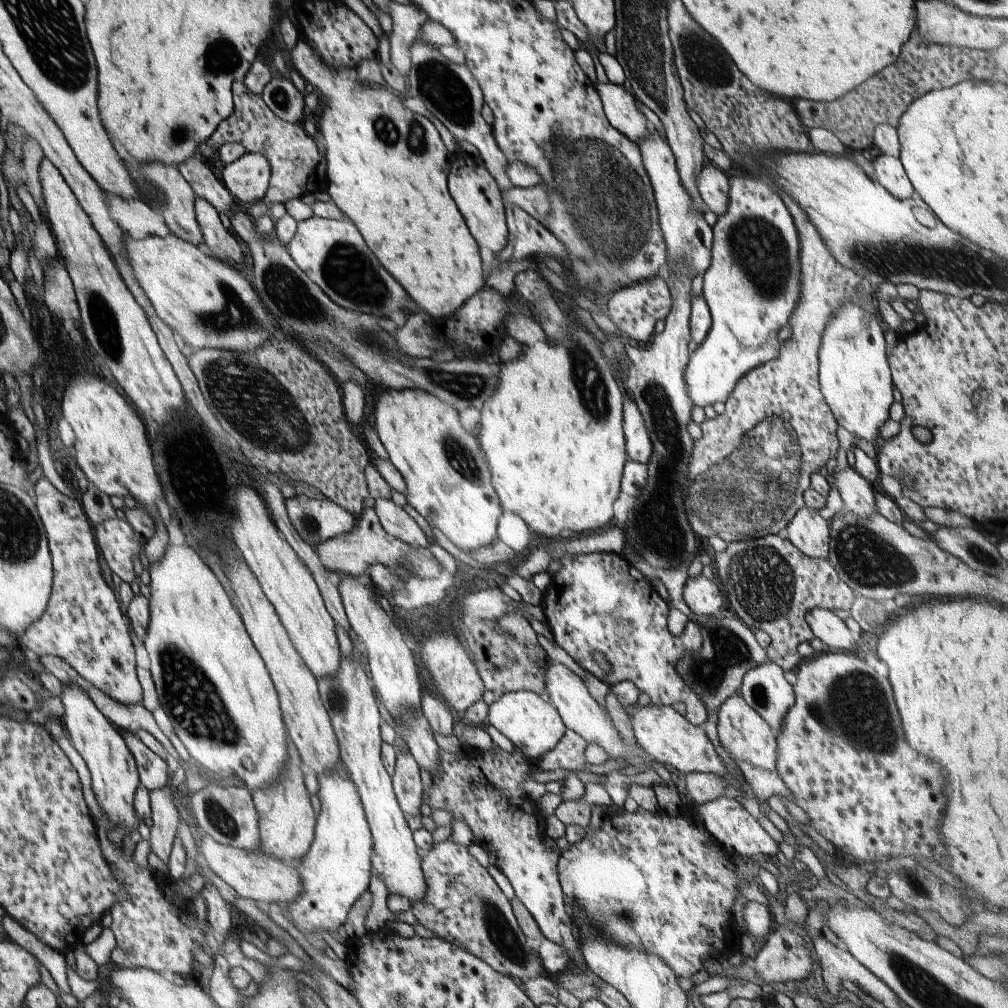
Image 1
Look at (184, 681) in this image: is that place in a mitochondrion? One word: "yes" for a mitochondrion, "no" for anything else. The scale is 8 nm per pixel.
yes

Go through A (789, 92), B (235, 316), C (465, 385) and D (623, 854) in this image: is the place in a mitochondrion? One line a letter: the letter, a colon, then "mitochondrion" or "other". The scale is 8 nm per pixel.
A: other
B: mitochondrion
C: mitochondrion
D: other

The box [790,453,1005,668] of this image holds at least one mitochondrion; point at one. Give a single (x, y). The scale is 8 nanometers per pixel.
(870, 560)

